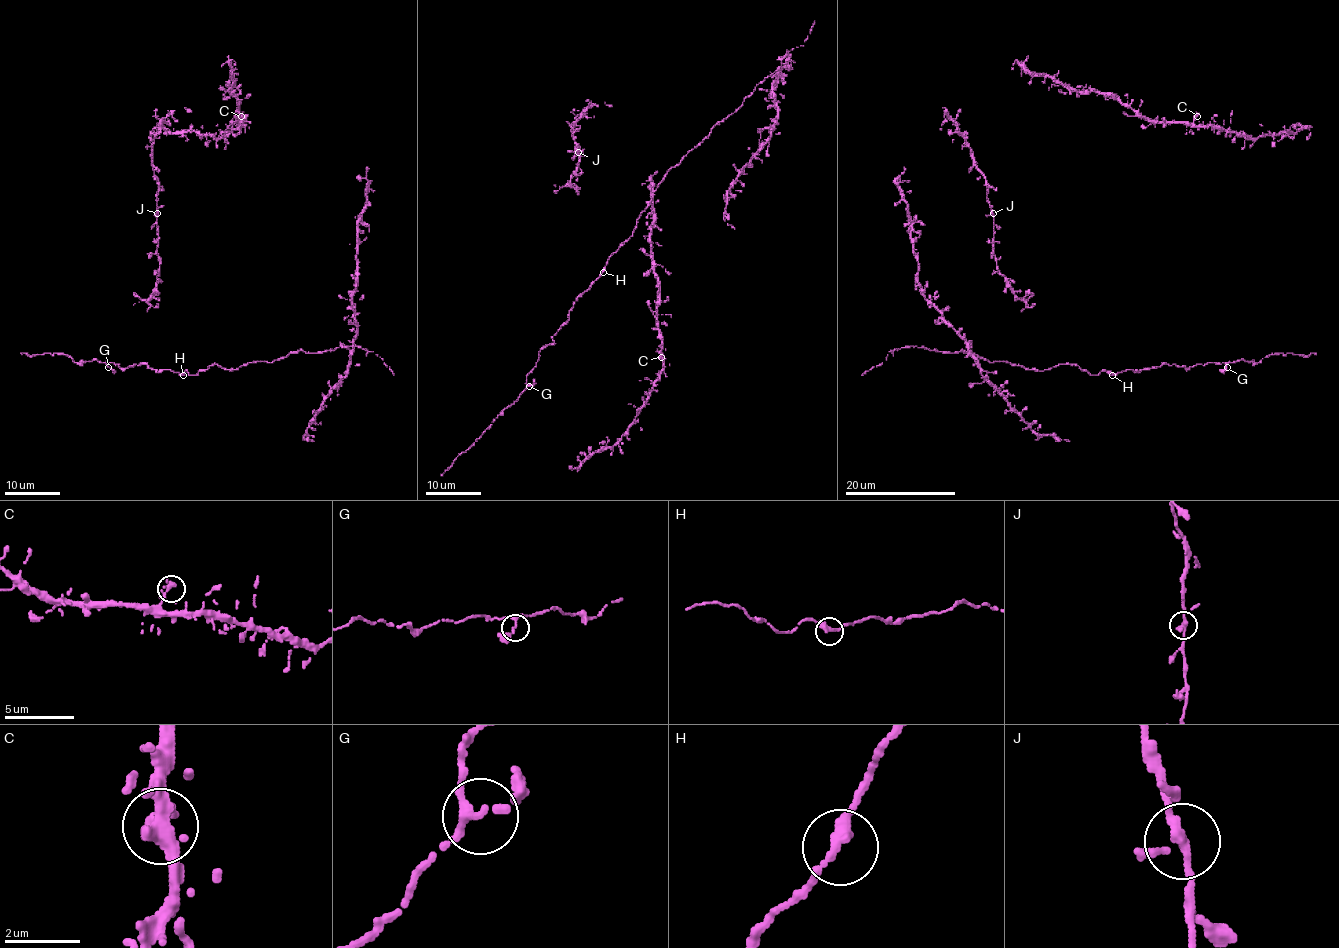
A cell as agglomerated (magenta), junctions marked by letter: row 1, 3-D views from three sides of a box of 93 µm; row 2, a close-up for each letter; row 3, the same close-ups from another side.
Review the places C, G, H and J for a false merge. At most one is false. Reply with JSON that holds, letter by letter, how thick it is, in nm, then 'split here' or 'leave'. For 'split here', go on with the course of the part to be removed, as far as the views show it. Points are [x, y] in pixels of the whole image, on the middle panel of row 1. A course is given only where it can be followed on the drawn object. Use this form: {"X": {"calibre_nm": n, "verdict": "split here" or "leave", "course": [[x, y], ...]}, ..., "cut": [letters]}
{"C": {"calibre_nm": 280, "verdict": "leave"}, "G": {"calibre_nm": 180, "verdict": "leave"}, "H": {"calibre_nm": 320, "verdict": "leave"}, "J": {"calibre_nm": 220, "verdict": "leave"}, "cut": []}

